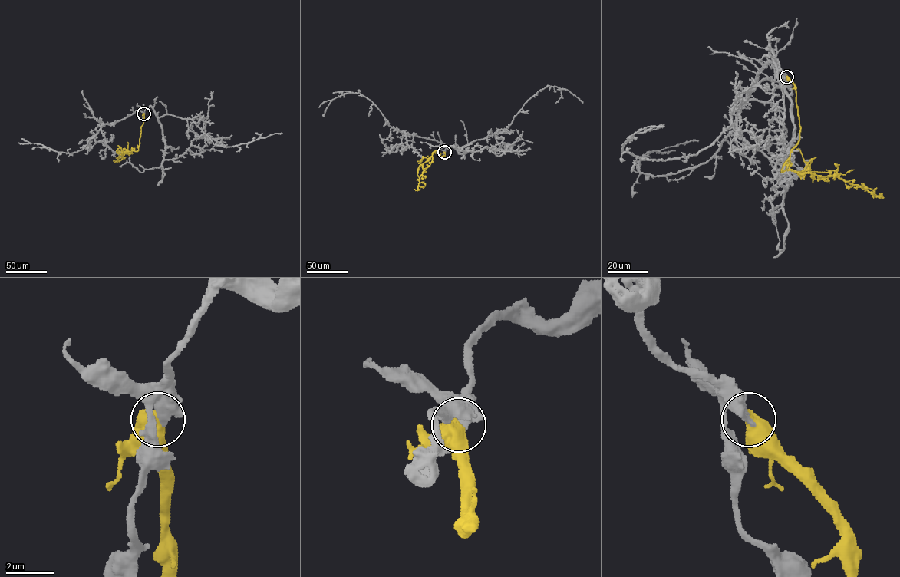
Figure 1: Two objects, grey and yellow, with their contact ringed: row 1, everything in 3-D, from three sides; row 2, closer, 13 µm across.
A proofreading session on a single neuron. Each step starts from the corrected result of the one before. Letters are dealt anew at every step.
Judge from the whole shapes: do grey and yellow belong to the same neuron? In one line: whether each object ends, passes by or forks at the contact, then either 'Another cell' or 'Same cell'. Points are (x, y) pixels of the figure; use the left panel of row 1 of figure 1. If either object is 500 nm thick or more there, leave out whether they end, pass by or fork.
Another cell

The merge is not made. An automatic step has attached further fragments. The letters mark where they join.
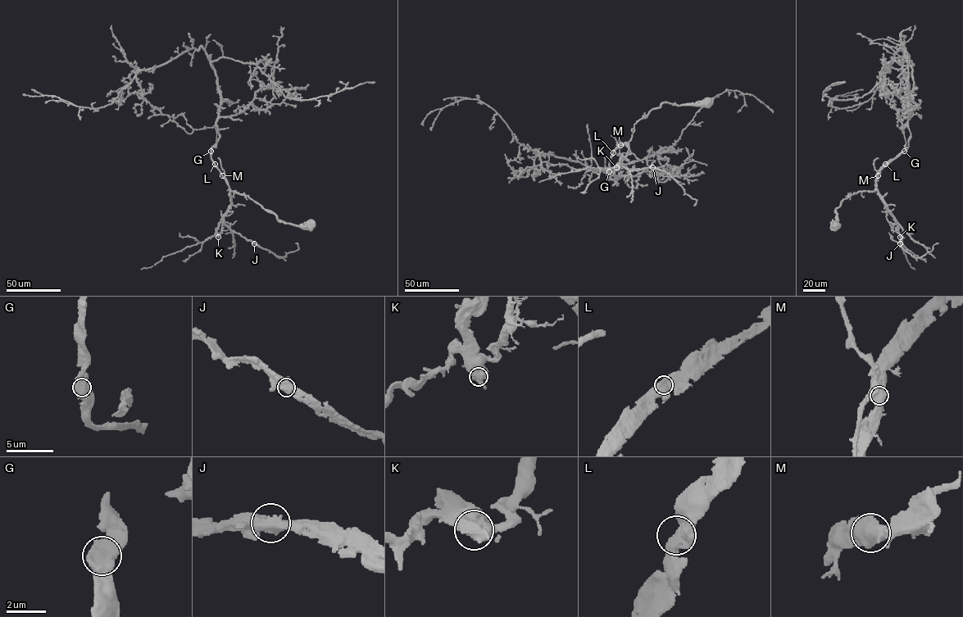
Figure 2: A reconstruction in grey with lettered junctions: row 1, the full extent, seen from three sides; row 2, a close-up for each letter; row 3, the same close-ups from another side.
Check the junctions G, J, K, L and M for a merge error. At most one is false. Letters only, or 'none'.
none

